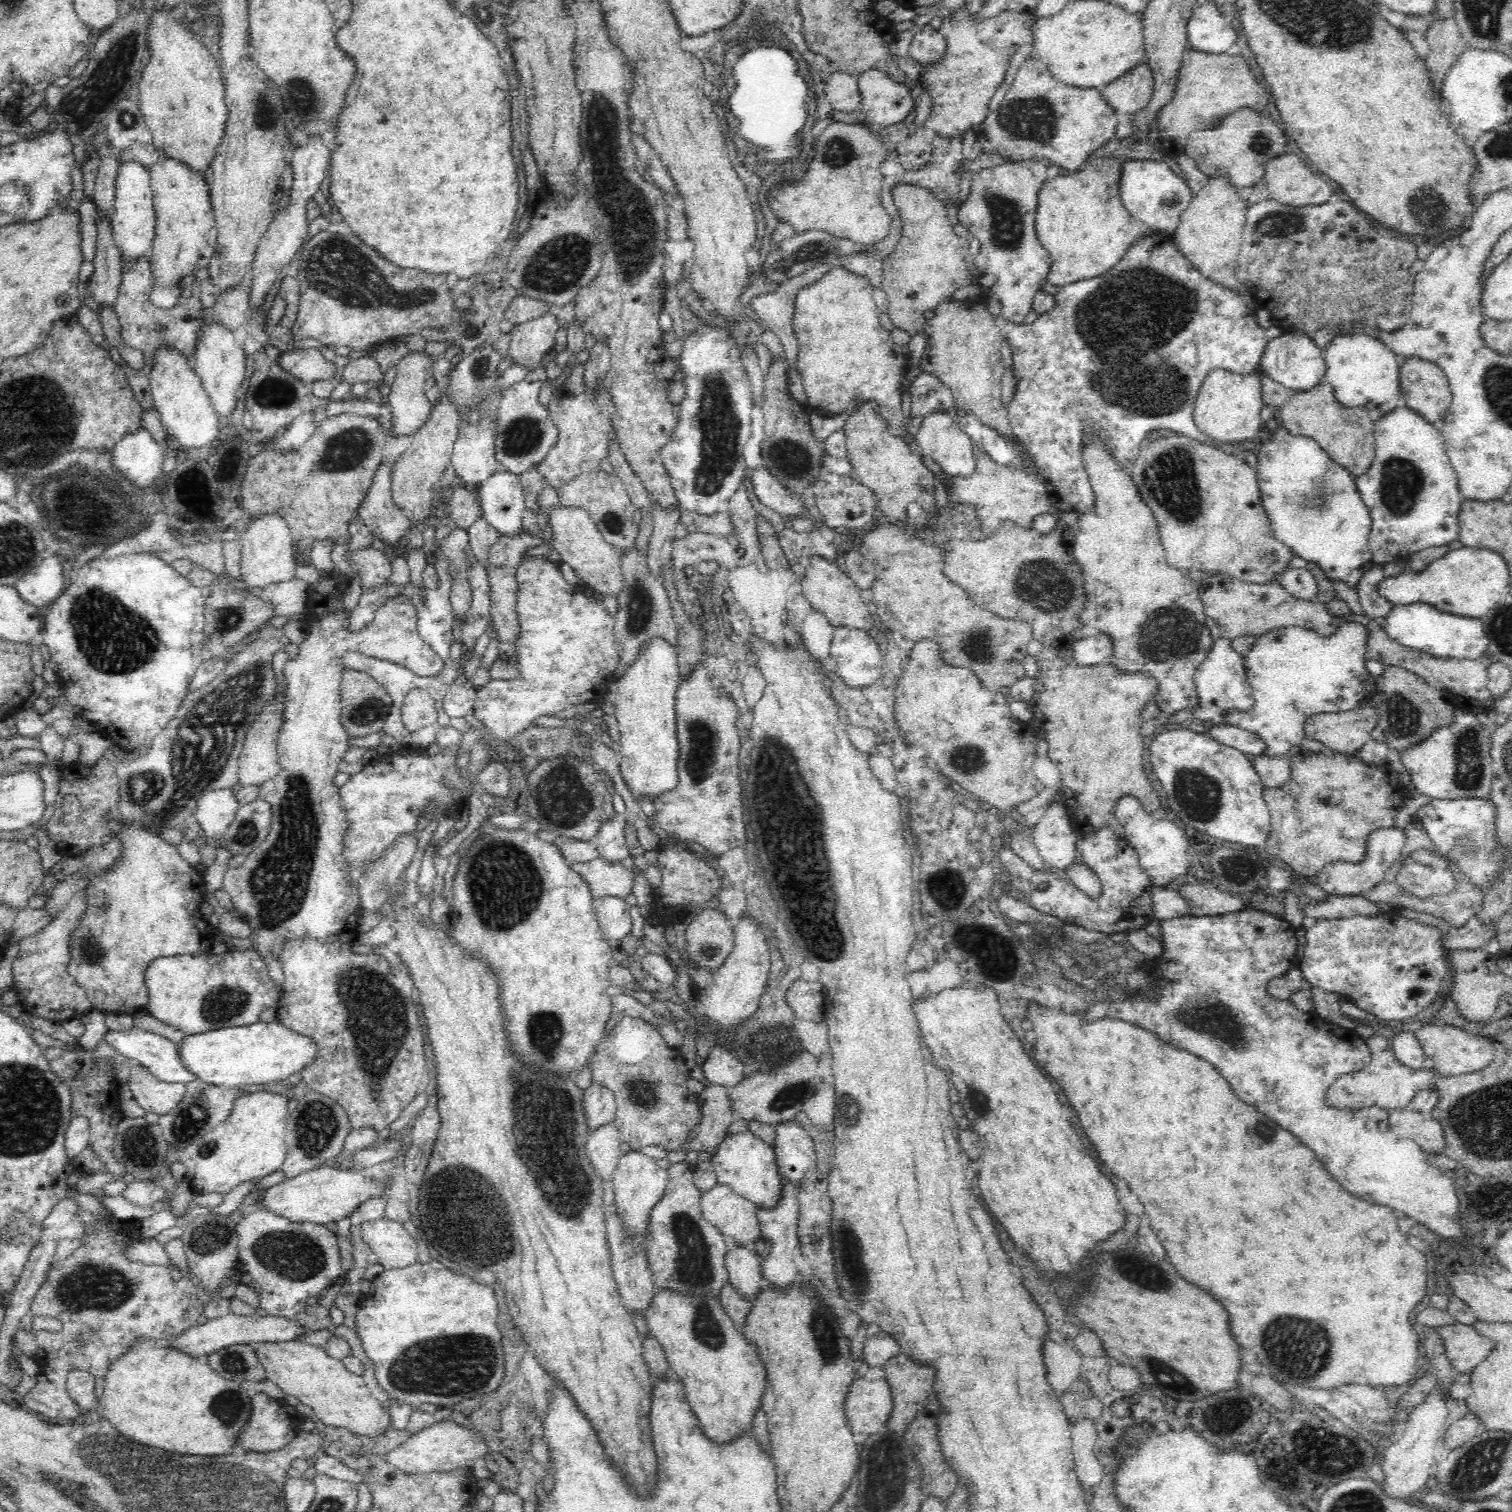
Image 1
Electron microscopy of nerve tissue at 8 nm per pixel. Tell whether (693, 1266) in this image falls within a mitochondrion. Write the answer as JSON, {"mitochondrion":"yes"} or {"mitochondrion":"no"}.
{"mitochondrion":"yes"}

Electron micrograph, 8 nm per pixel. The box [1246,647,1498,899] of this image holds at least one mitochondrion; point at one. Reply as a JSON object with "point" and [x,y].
{"point":[1469,774]}

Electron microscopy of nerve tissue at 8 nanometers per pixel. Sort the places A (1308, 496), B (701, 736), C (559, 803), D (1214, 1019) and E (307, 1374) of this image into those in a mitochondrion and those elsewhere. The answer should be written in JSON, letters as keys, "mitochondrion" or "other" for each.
{"A":"mitochondrion","B":"mitochondrion","C":"mitochondrion","D":"mitochondrion","E":"other"}

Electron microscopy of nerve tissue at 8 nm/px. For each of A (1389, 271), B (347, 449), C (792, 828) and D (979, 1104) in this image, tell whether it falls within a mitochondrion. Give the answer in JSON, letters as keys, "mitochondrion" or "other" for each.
{"A":"other","B":"mitochondrion","C":"mitochondrion","D":"mitochondrion"}

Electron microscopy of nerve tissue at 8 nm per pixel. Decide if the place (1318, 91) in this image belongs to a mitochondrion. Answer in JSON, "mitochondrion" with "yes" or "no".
{"mitochondrion":"no"}

